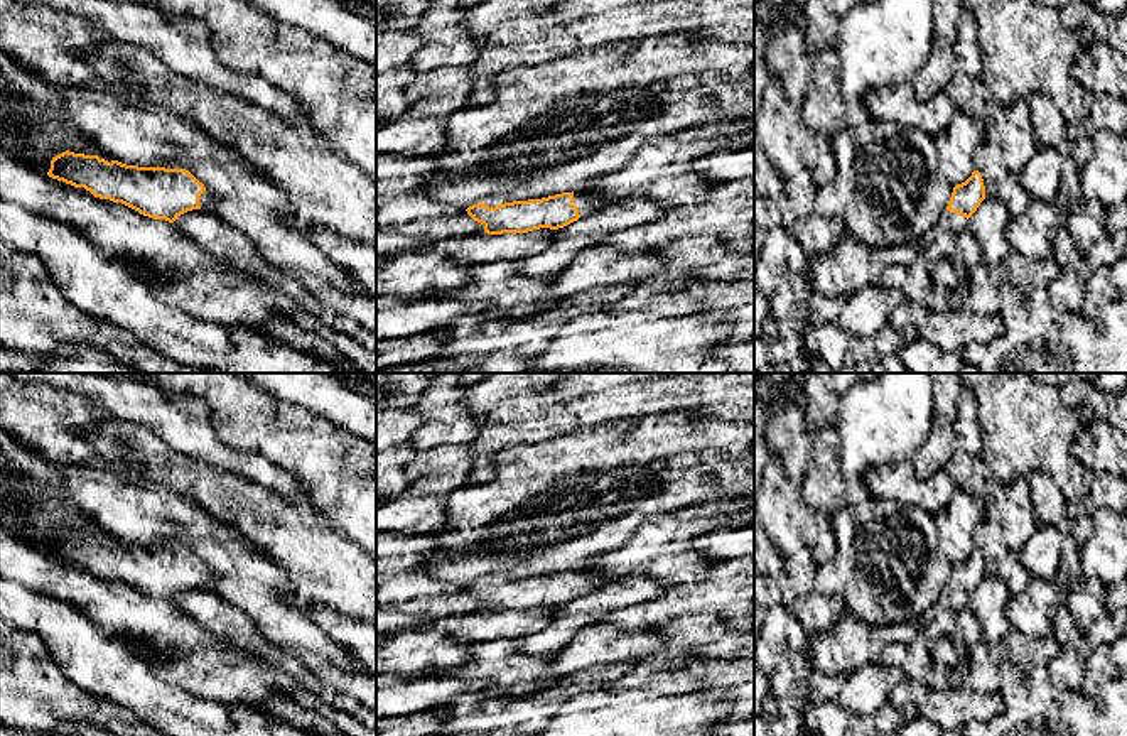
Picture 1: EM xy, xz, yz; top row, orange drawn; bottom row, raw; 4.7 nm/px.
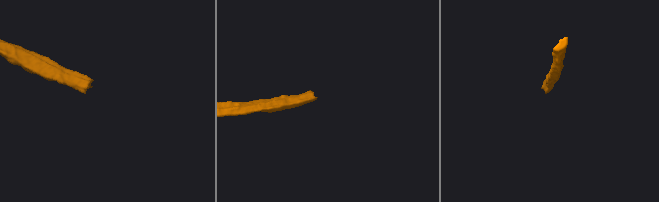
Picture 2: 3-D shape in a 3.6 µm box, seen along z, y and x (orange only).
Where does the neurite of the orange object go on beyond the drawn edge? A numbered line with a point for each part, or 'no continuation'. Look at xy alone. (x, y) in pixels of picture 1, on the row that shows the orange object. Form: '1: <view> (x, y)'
1: xy (206, 201)

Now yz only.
1: yz (954, 223)

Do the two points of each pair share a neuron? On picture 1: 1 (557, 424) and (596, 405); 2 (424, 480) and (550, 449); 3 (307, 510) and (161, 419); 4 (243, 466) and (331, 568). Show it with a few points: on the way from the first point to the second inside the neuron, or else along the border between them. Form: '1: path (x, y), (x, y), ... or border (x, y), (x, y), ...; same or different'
1: path (567, 416), (586, 411); same
2: border (468, 483), (454, 488), (444, 498); different
3: path (272, 476), (252, 465), (215, 453), (198, 438); same
4: border (220, 466), (245, 475), (275, 492); different

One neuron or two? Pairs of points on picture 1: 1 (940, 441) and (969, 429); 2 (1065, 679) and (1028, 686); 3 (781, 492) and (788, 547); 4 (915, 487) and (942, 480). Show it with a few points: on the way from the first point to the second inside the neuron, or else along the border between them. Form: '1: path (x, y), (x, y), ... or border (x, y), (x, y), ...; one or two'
1: path (949, 441), (967, 438); one
2: border (1046, 667), (1048, 677), (1056, 687), (1078, 691); two
3: border (798, 534), (814, 561); two
4: path (922, 487), (935, 487); one

